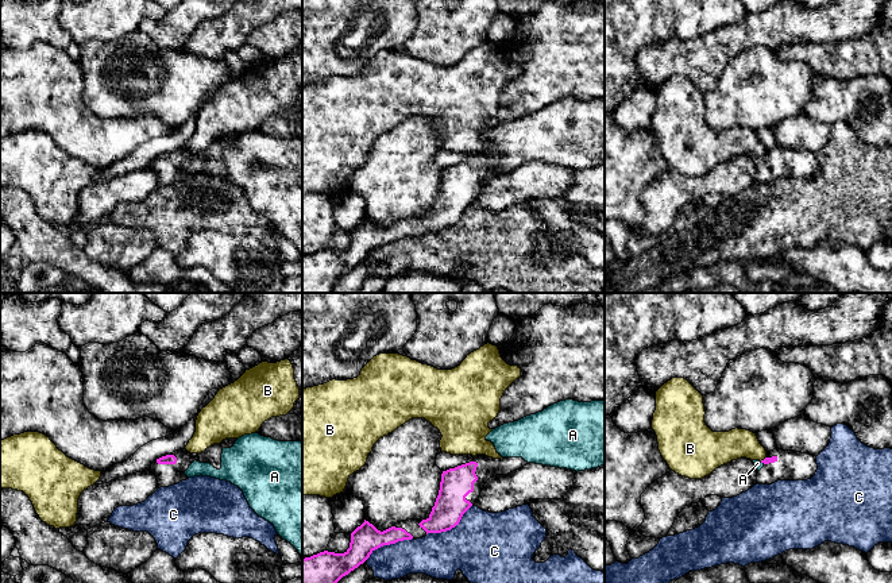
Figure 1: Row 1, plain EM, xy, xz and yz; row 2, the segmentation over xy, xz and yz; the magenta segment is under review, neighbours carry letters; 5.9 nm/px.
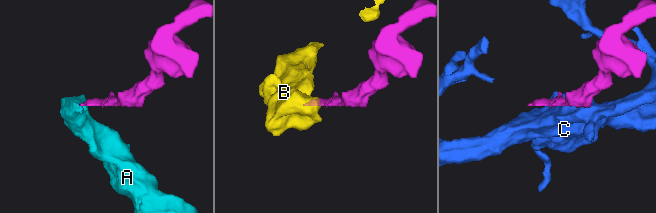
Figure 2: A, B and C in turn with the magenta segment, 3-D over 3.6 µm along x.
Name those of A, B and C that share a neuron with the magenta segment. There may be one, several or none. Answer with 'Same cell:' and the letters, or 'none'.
Same cell: A

